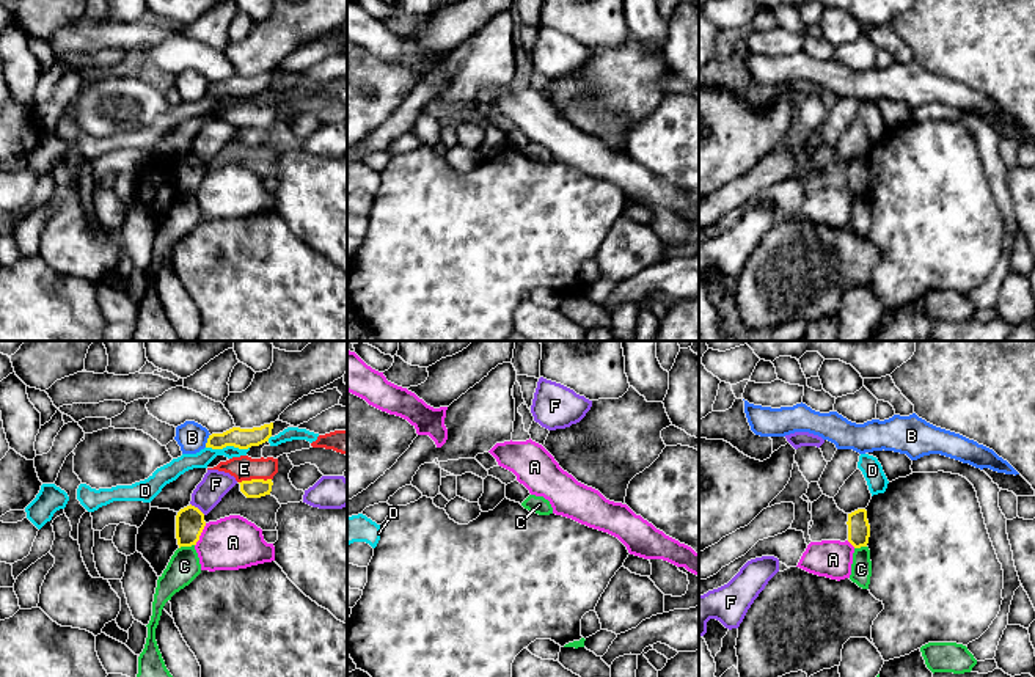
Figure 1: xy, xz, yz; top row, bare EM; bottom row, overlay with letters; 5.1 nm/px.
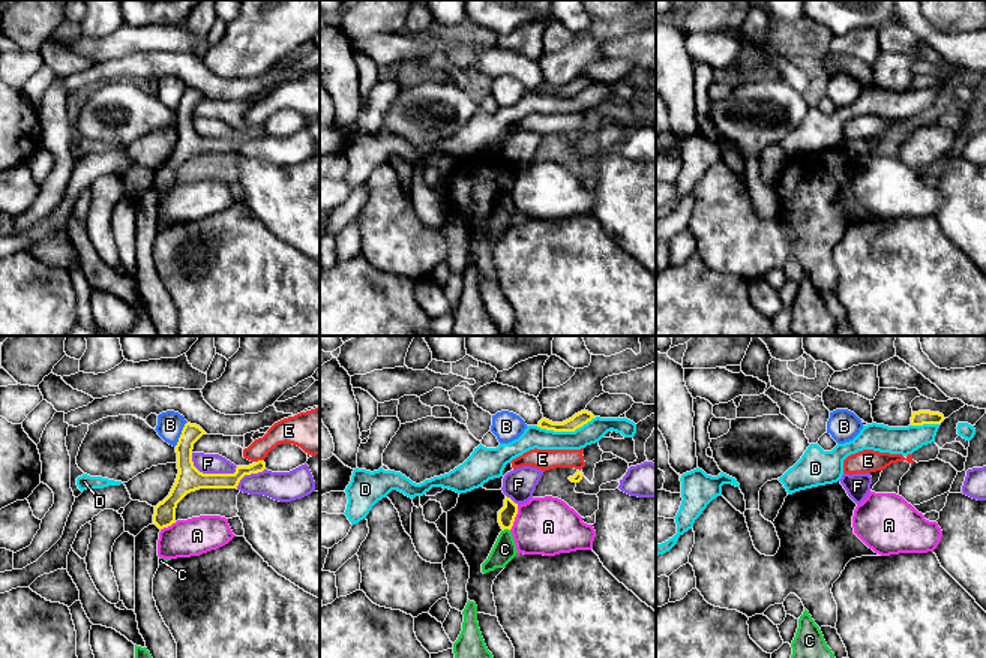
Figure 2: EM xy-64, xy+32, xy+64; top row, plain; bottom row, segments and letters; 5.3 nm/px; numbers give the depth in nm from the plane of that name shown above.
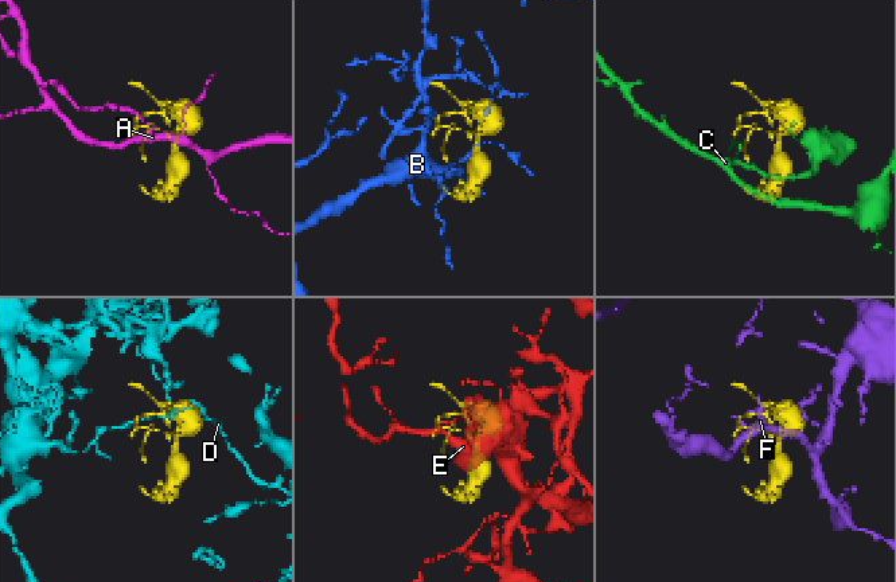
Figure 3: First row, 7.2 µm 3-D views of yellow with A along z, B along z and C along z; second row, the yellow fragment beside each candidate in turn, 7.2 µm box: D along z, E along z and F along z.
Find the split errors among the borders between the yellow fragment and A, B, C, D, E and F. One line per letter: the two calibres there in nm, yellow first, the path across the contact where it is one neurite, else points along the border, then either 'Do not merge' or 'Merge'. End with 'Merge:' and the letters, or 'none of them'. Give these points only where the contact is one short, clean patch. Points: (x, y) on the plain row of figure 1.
A: Thickness 140 nm (yellow) against 280 nm. Boundary: xy (206, 171), (195, 193). Do not merge
B: Thickness 110 nm (yellow) against 160 nm. Boundary: xy (209, 82), (204, 95). Do not merge
C: Thickness 140 nm (yellow) against 160 nm. Boundary: xy (193, 192), (179, 197). Do not merge
D: Thickness 110 nm (yellow) against 90 nm. Do not merge
E: Thickness 100 nm (yellow) against 130 nm. Boundary: xy (270, 126), (242, 128), (239, 131). Do not merge
F: Thickness 140 nm (yellow) against 150 nm. Do not merge
Merge: none of them

